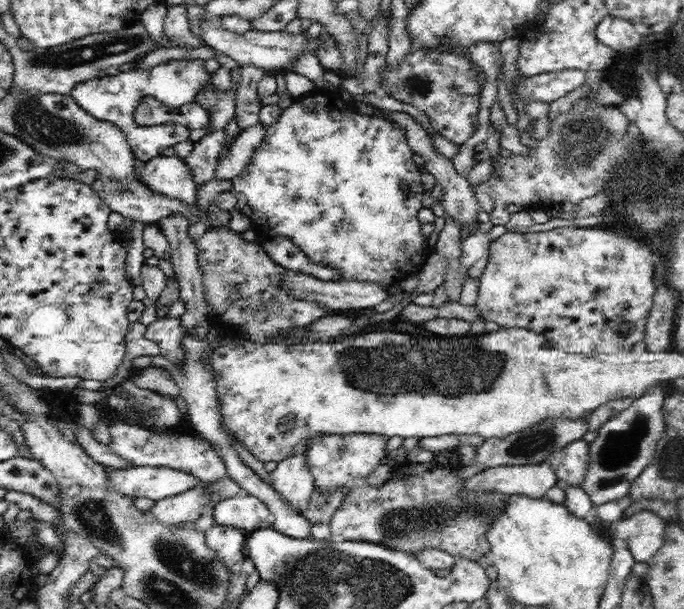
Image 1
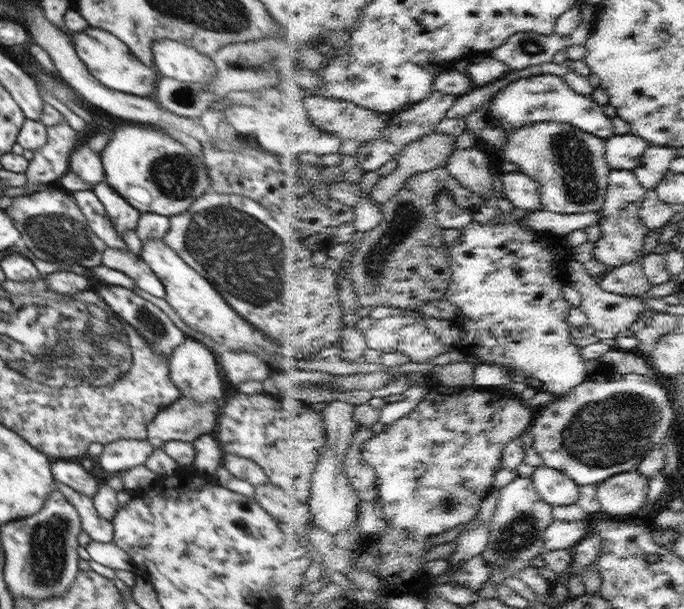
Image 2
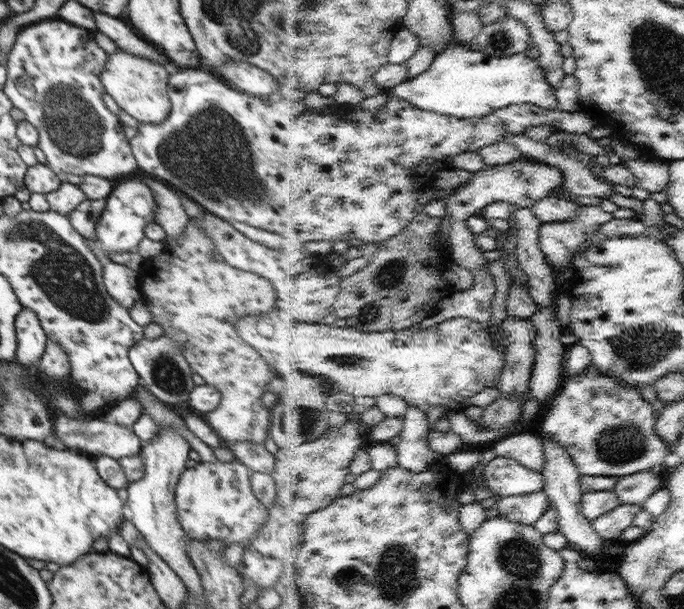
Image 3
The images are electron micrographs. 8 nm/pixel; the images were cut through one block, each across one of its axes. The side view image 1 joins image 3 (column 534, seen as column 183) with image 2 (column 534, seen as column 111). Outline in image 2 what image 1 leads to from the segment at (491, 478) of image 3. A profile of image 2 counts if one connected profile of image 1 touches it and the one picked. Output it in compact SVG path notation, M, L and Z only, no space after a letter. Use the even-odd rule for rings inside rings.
M543 465L537 468L533 476L543 500L554 506L579 504L580 498L583 497L581 484L568 477L563 470Z

